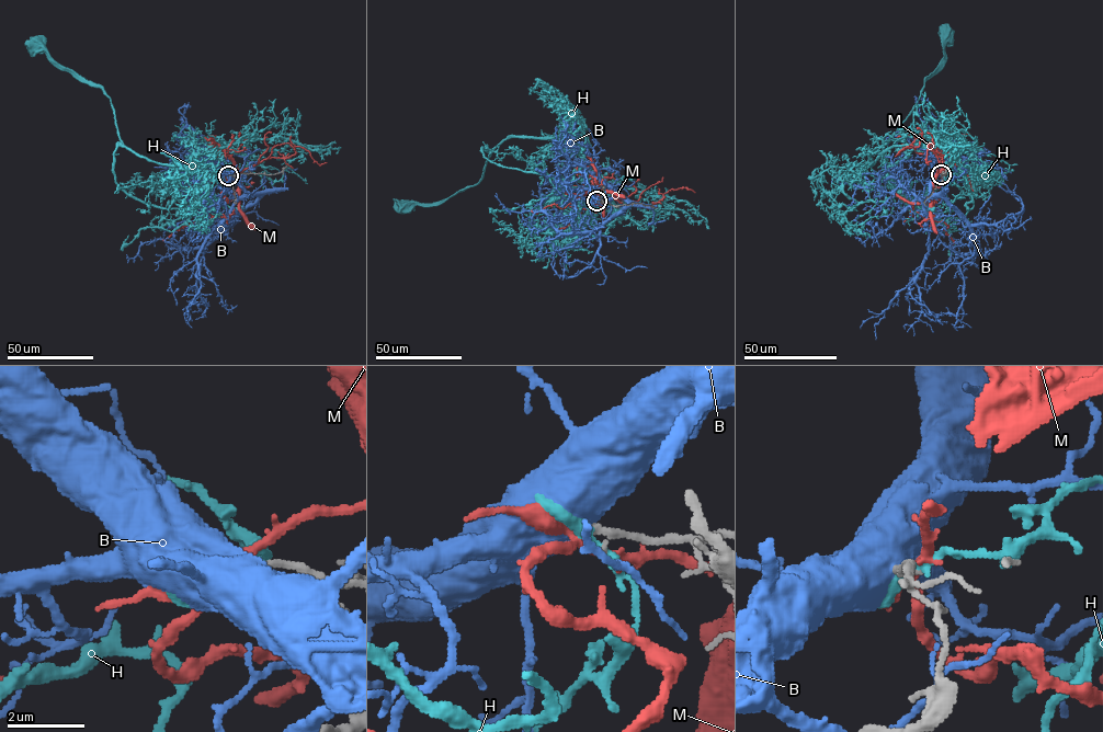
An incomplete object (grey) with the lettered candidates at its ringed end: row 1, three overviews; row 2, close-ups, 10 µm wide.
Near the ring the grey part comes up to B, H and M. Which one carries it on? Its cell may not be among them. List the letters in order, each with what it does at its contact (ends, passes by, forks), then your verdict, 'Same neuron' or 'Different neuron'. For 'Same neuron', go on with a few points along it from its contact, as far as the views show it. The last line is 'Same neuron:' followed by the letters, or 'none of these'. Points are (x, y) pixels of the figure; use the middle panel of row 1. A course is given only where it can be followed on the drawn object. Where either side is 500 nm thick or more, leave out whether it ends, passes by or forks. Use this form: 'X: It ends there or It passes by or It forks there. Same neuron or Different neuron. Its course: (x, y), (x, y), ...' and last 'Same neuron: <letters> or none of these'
B: Different neuron
H: It passes by. Different neuron
M: It forks there. Different neuron
Same neuron: none of these

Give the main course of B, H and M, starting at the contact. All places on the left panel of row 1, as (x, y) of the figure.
B: (229, 175), (259, 197), (217, 236), (204, 244), (191, 248), (179, 248), (160, 239), (148, 241), (127, 263)
H: (229, 175), (220, 156), (227, 146), (185, 164), (137, 155), (118, 137), (110, 98), (37, 46)
M: (228, 175), (236, 172), (239, 183), (237, 198), (227, 216), (201, 218), (162, 239)

